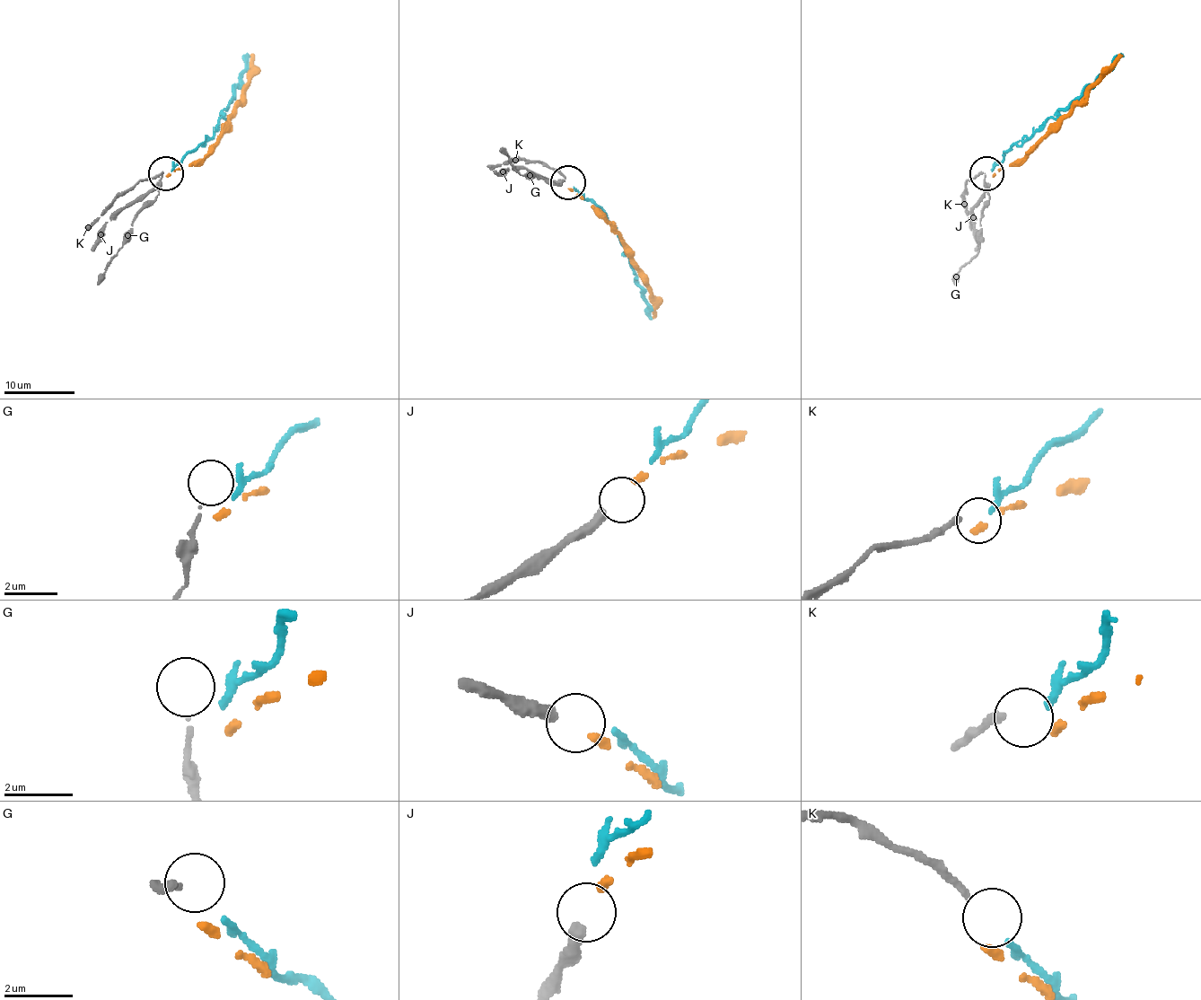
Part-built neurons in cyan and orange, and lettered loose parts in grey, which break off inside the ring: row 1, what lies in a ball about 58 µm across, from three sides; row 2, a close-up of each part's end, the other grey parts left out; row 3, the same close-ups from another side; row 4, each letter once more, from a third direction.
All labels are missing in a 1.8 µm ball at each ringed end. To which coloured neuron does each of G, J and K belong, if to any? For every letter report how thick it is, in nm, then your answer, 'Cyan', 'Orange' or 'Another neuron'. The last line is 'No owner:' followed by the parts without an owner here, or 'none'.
G: Thickness 130 nm. Another neuron
J: Thickness 400 nm. Orange
K: Thickness 200 nm. Cyan
No owner: G

